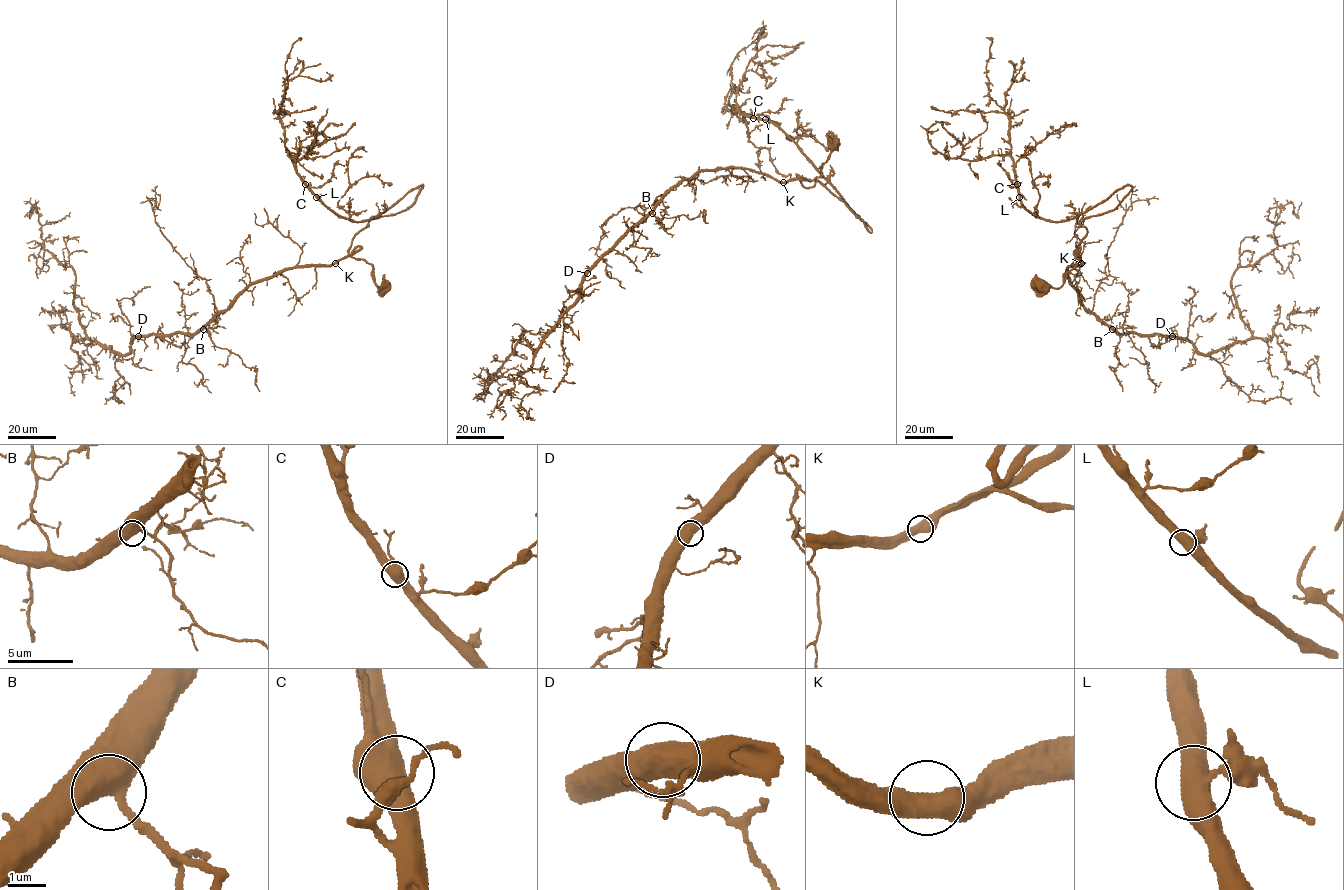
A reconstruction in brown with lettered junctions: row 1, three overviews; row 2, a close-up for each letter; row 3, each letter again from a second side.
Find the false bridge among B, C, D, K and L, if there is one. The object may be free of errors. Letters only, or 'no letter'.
no letter

